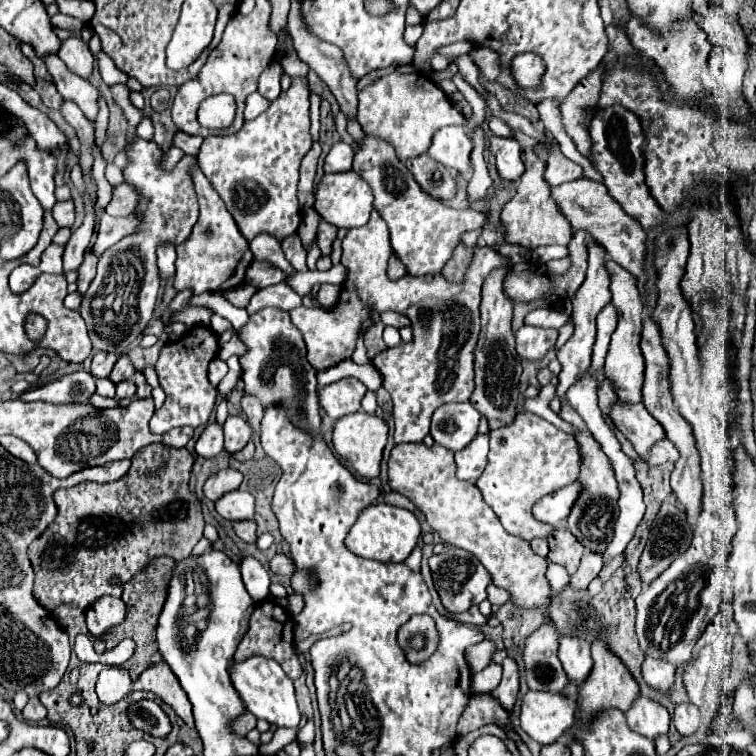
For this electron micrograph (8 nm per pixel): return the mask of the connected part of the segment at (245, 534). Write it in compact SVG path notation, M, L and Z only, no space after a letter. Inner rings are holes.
M244 520L244 522L234 522L234 530L236 534L248 542L248 544L256 544L256 522L254 520Z

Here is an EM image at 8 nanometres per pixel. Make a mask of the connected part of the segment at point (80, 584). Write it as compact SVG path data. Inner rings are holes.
M158 442L138 450L138 454L132 458L130 472L116 482L82 482L74 488L58 490L54 494L58 504L58 518L28 548L32 568L36 572L34 598L46 610L54 610L62 604L88 608L104 594L122 596L122 584L130 582L132 576L144 570L154 558L170 556L180 562L182 558L190 556L190 550L198 544L204 532L200 500L188 488L192 464L194 458L186 448L172 448ZM156 466L160 466L158 476L150 476L150 470ZM112 578L118 578L120 584L112 586Z

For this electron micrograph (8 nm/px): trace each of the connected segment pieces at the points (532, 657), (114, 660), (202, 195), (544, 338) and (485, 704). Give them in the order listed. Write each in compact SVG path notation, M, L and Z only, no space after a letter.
M546 620L532 636L528 636L524 664L530 690L562 692L566 688L568 678L558 662L558 632L550 620Z
M124 639L115 649L106 650L100 656L100 662L108 666L120 666L129 660L135 649L135 643L131 639Z
M198 164L190 166L190 176L192 176L192 182L194 182L194 190L198 194L200 216L198 216L198 222L194 224L194 228L192 228L190 238L186 238L186 242L176 246L178 260L176 260L174 286L176 286L176 290L192 288L194 294L222 292L222 290L236 288L244 282L246 266L252 262L252 252L248 248L248 242L240 234L234 218L226 210L222 198L214 190L214 186L210 186L208 178L200 172Z
M522 326L516 332L516 352L520 358L526 360L542 360L544 354L554 348L558 338L556 330L546 330L538 326Z
M482 694L472 700L470 708L458 720L458 736L478 730L486 724L496 724L500 728L512 730L512 722L510 722L508 712L502 706L498 706L498 702L492 696Z

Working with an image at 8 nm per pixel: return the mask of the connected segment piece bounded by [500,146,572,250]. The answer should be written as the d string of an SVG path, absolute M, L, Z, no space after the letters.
M528 146L522 148L522 158L526 164L526 172L522 174L518 182L518 192L500 212L500 222L504 226L504 242L518 244L530 250L538 246L548 246L548 244L568 246L568 242L572 240L572 226L564 218L564 214L558 210L558 204L554 202L550 194L550 184L544 180L546 162L540 160L536 152Z

